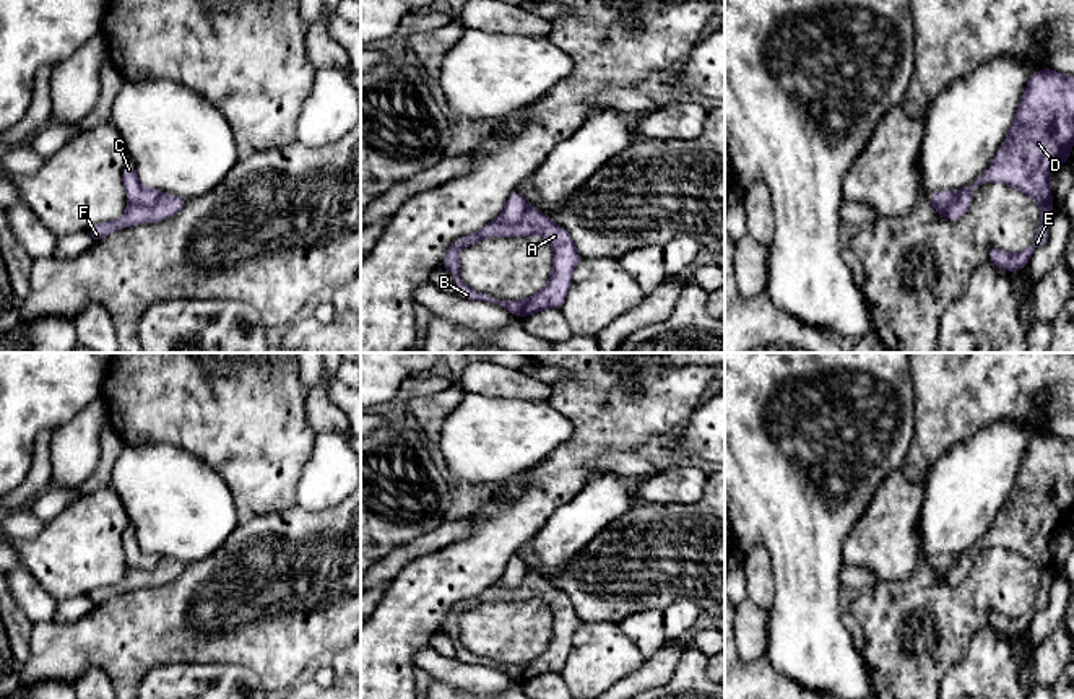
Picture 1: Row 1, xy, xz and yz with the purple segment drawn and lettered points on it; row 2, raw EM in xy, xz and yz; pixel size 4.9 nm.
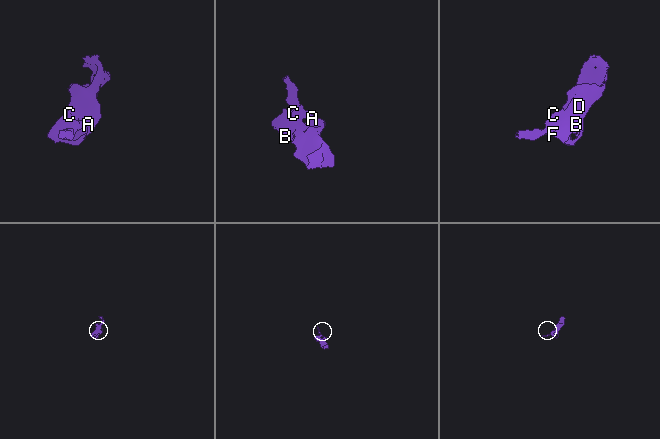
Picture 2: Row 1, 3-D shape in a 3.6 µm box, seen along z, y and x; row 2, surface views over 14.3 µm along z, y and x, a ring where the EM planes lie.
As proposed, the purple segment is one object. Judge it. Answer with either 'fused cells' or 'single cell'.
fused cells

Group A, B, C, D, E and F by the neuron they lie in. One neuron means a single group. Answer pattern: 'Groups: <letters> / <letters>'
Groups: A B D E F / C

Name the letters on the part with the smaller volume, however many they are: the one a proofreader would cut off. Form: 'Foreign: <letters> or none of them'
Foreign: C

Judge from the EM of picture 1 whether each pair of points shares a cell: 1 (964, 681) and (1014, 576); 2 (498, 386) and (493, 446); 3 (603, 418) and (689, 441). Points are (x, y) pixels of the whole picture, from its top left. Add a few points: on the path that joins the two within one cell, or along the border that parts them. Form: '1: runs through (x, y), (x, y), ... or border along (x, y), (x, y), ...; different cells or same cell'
1: border along (987, 623), (975, 634), (965, 657); different cells
2: border along (465, 390), (535, 402); different cells
3: border along (679, 428), (670, 436); different cells

